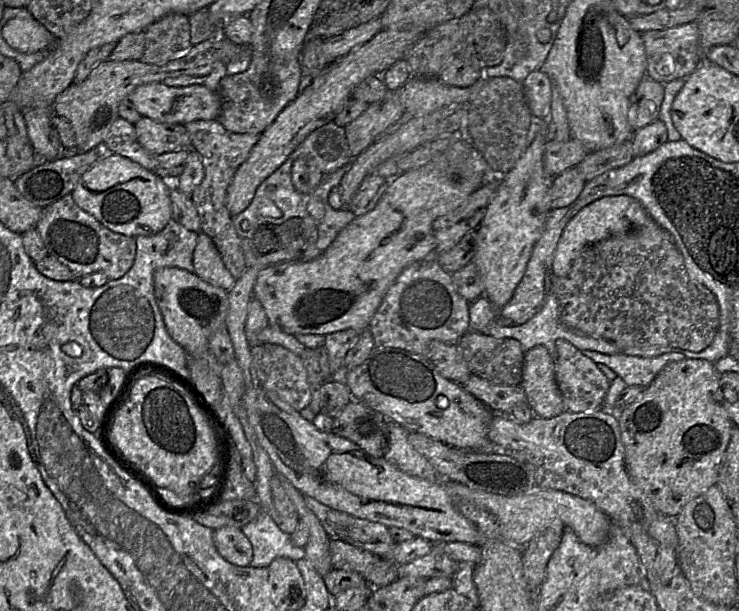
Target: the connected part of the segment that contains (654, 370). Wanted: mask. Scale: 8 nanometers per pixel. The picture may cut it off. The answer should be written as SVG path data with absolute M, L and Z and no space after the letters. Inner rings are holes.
M593 350L582 353L597 364L609 367L627 386L647 387L669 363L681 361L686 357L681 353L667 353L654 358L629 356L624 353L607 355Z

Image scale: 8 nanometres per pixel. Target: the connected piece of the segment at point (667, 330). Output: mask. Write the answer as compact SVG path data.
M656 222L635 233L587 246L574 261L569 274L565 277L552 274L550 285L559 302L564 325L611 342L620 350L673 346L700 352L713 342L720 325L720 308L715 295L690 279L673 236Z

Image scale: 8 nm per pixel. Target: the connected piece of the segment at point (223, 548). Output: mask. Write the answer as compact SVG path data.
M222 527L213 531L213 541L219 554L229 563L246 567L253 558L249 539L237 527Z

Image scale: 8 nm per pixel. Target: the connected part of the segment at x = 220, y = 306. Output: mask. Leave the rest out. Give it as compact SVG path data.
M164 267L164 268L157 270L153 276L153 284L154 284L155 298L156 298L157 304L159 306L159 309L161 311L161 314L163 316L165 327L166 327L167 332L170 335L170 337L176 343L178 343L180 346L182 346L190 357L201 357L201 356L207 355L209 352L209 339L210 339L211 335L217 329L223 327L224 323L225 323L225 319L226 319L226 316L228 313L228 305L229 305L229 303L228 303L228 291L209 284L208 282L199 278L195 273L188 272L186 270L176 268L176 267Z

